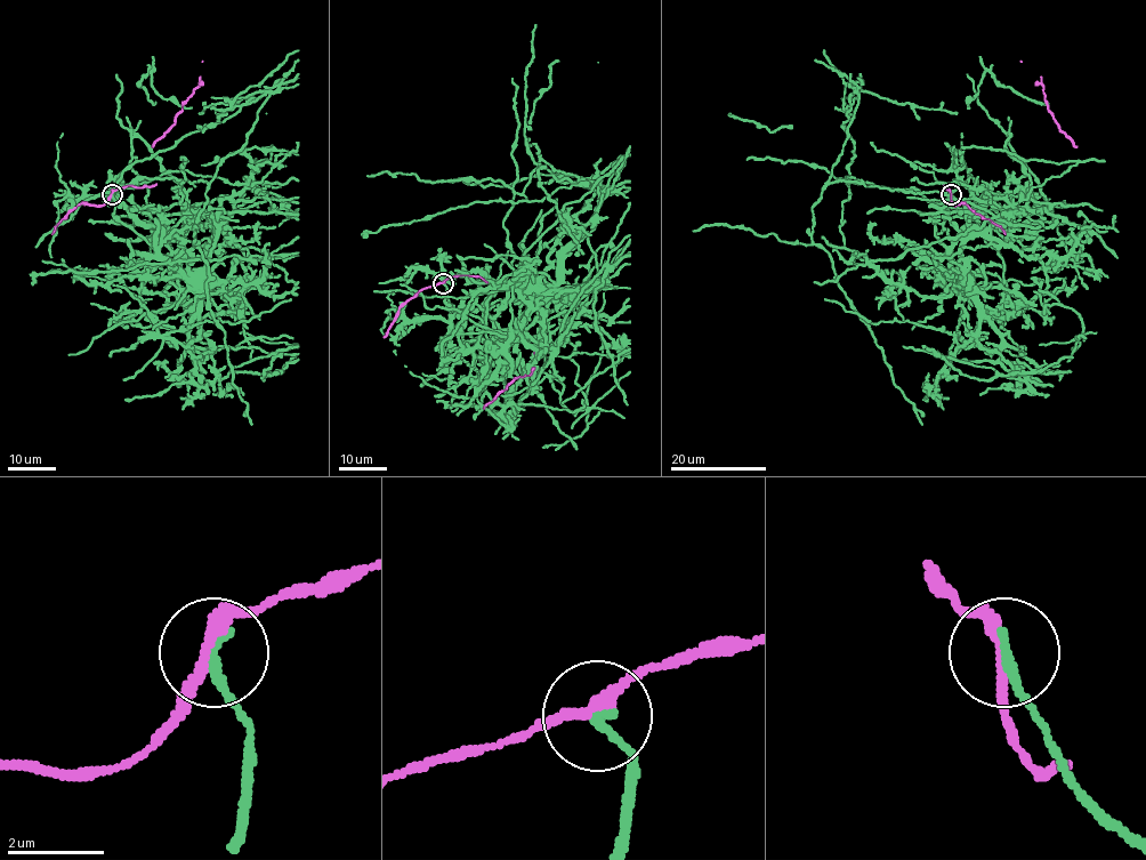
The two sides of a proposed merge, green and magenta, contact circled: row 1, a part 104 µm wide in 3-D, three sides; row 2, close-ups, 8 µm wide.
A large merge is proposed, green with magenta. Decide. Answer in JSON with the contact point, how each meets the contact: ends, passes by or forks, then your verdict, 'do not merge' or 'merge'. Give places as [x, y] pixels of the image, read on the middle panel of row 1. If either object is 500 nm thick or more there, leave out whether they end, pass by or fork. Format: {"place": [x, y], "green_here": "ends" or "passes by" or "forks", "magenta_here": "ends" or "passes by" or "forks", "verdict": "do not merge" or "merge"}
{"place": [443, 283], "green_here": "ends", "magenta_here": "passes by", "verdict": "do not merge"}

